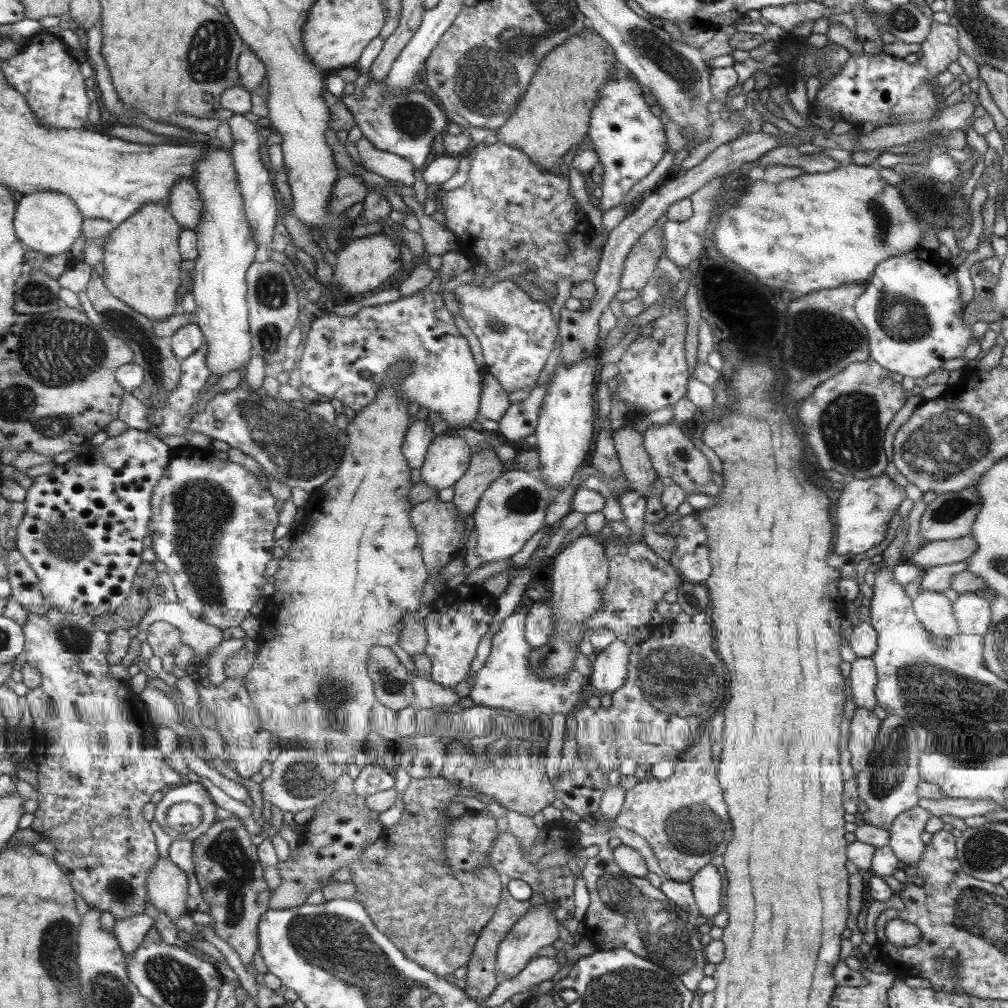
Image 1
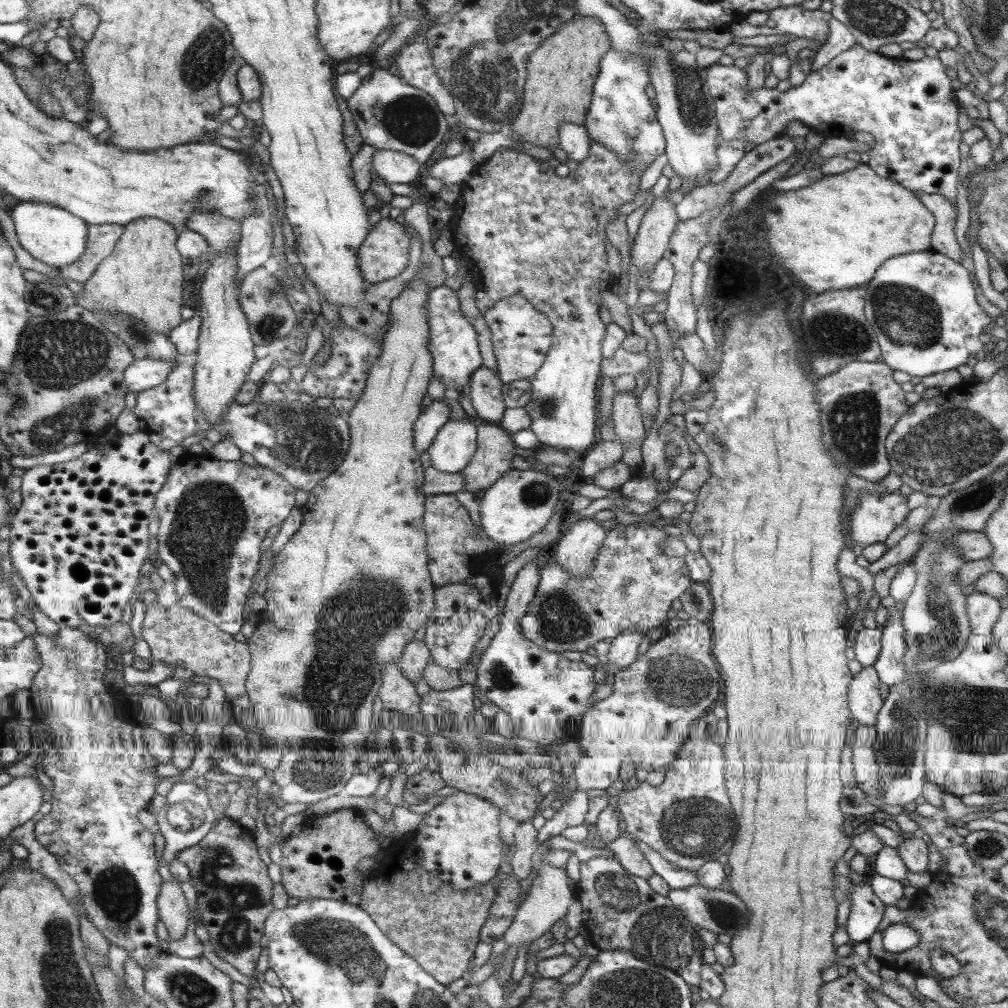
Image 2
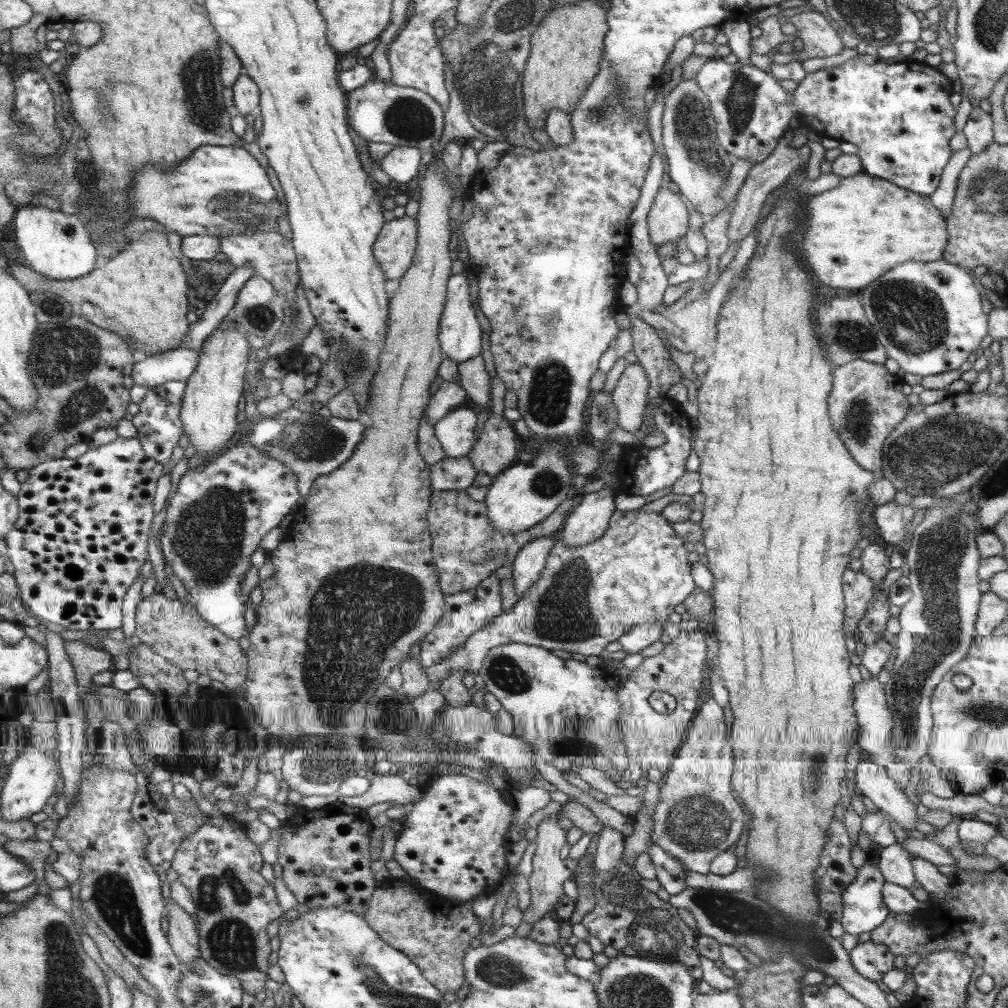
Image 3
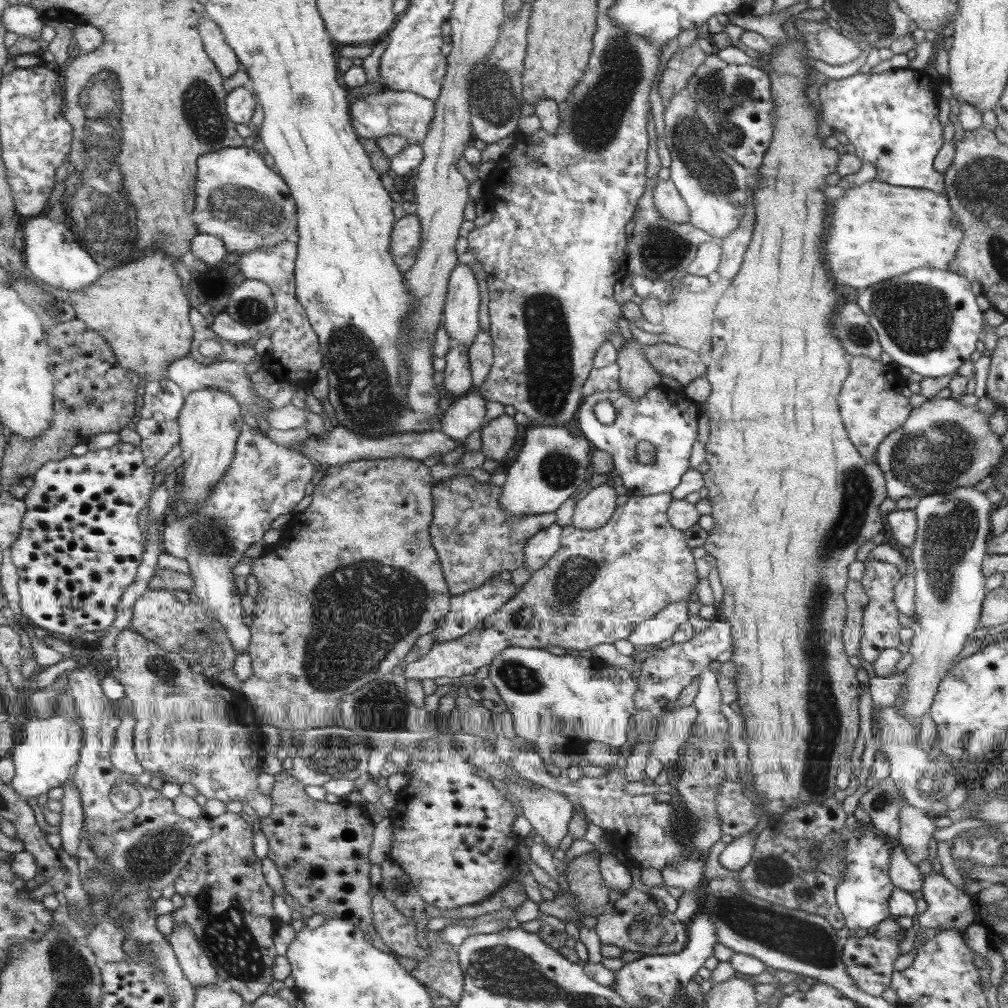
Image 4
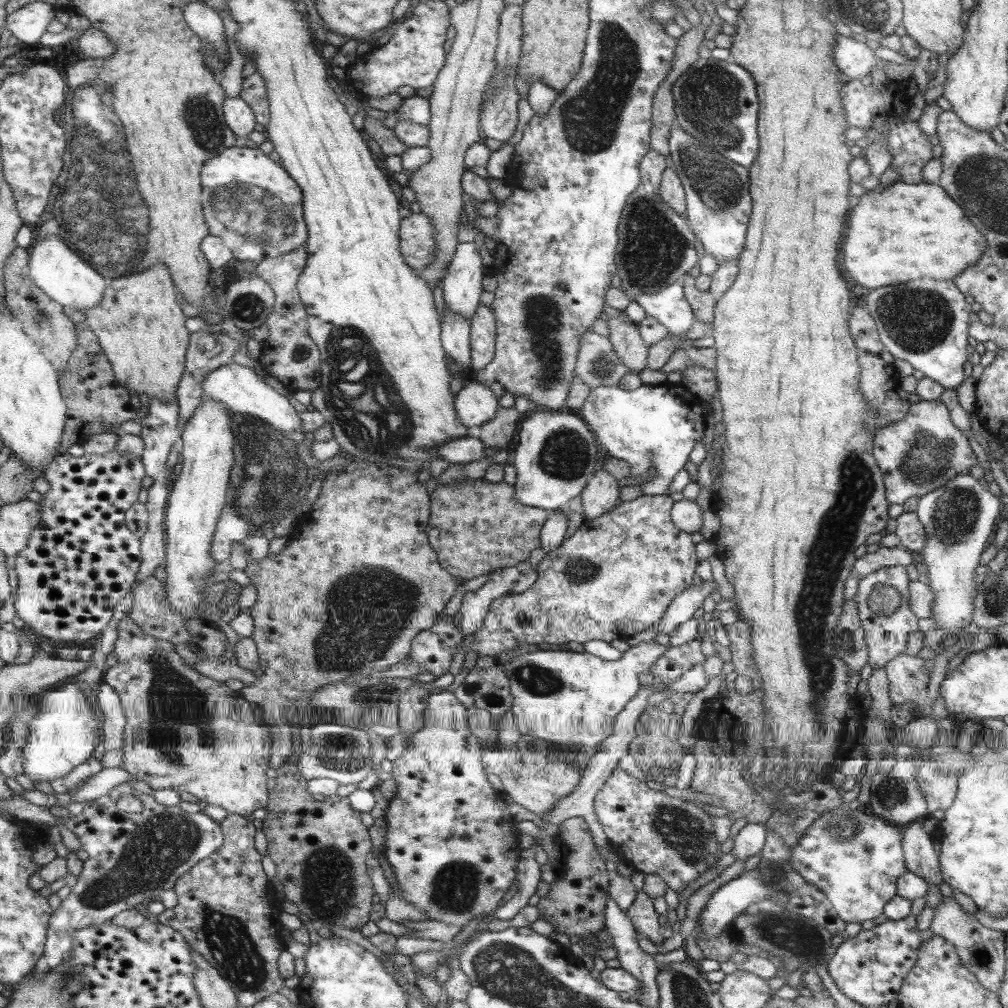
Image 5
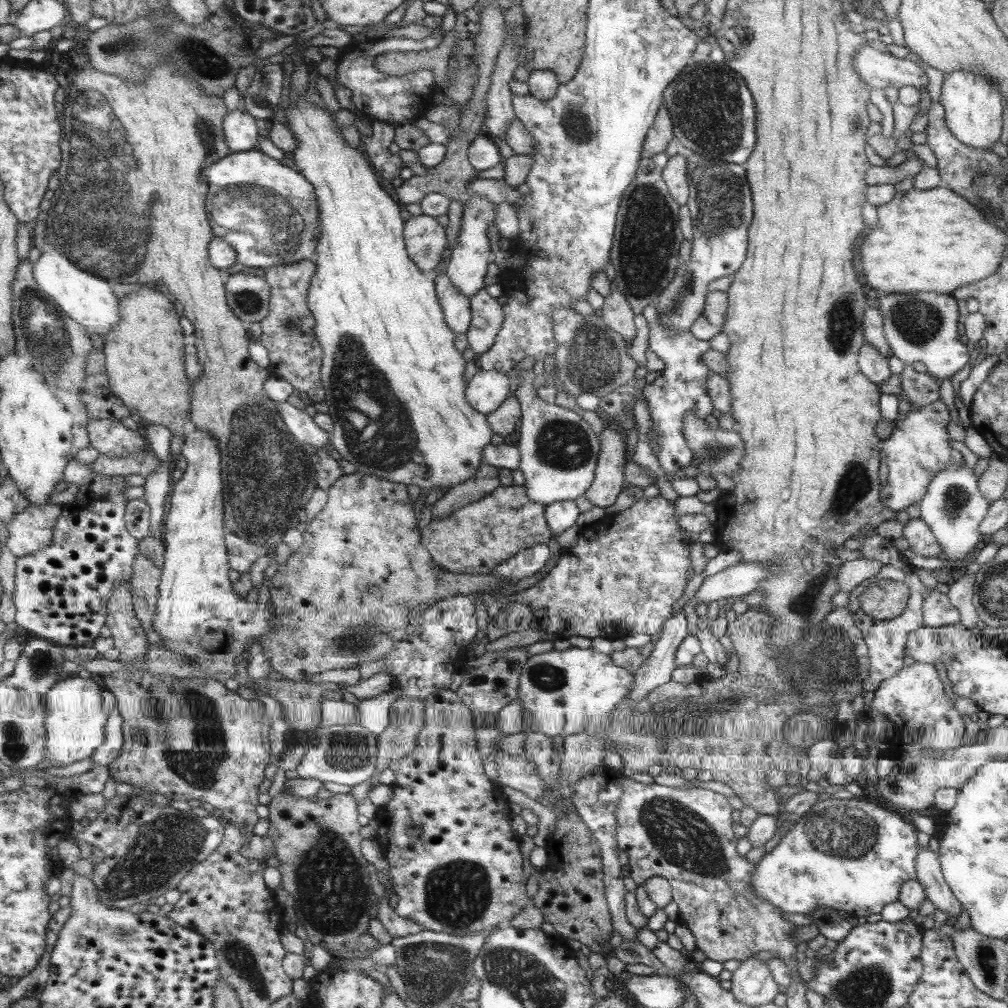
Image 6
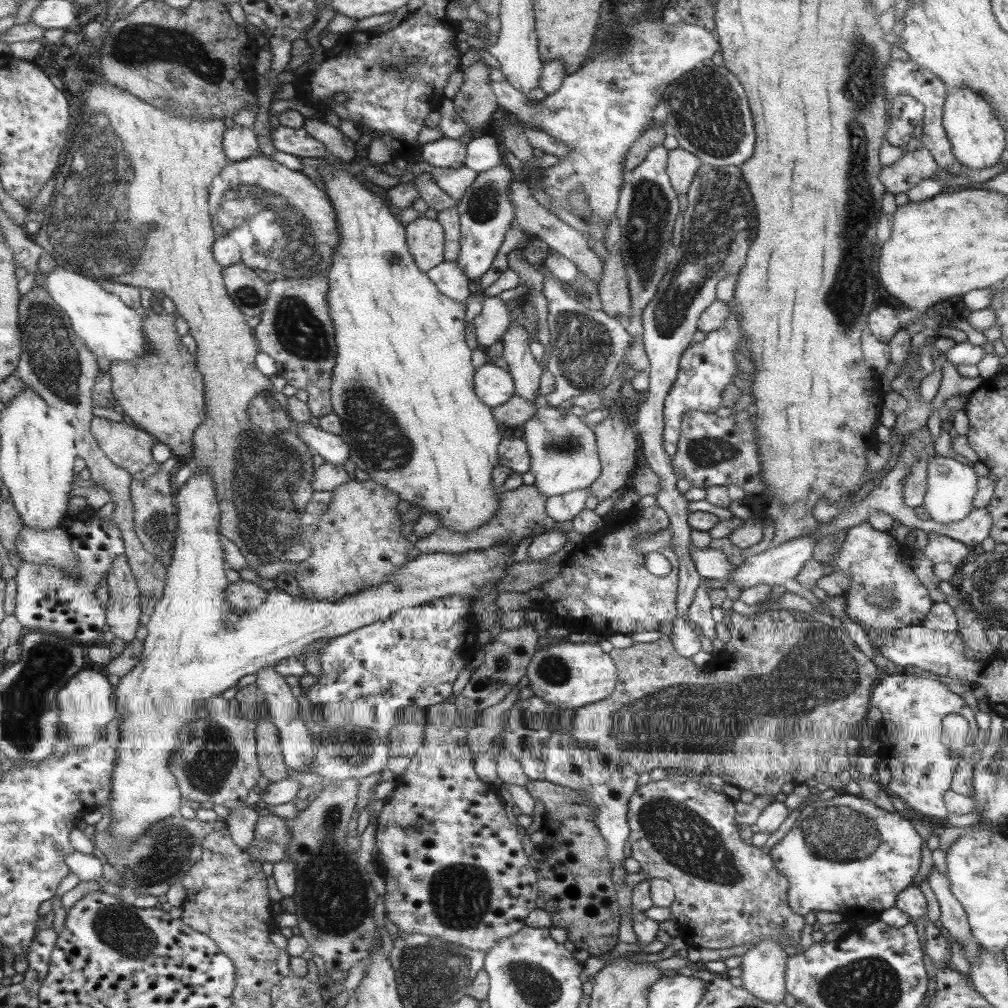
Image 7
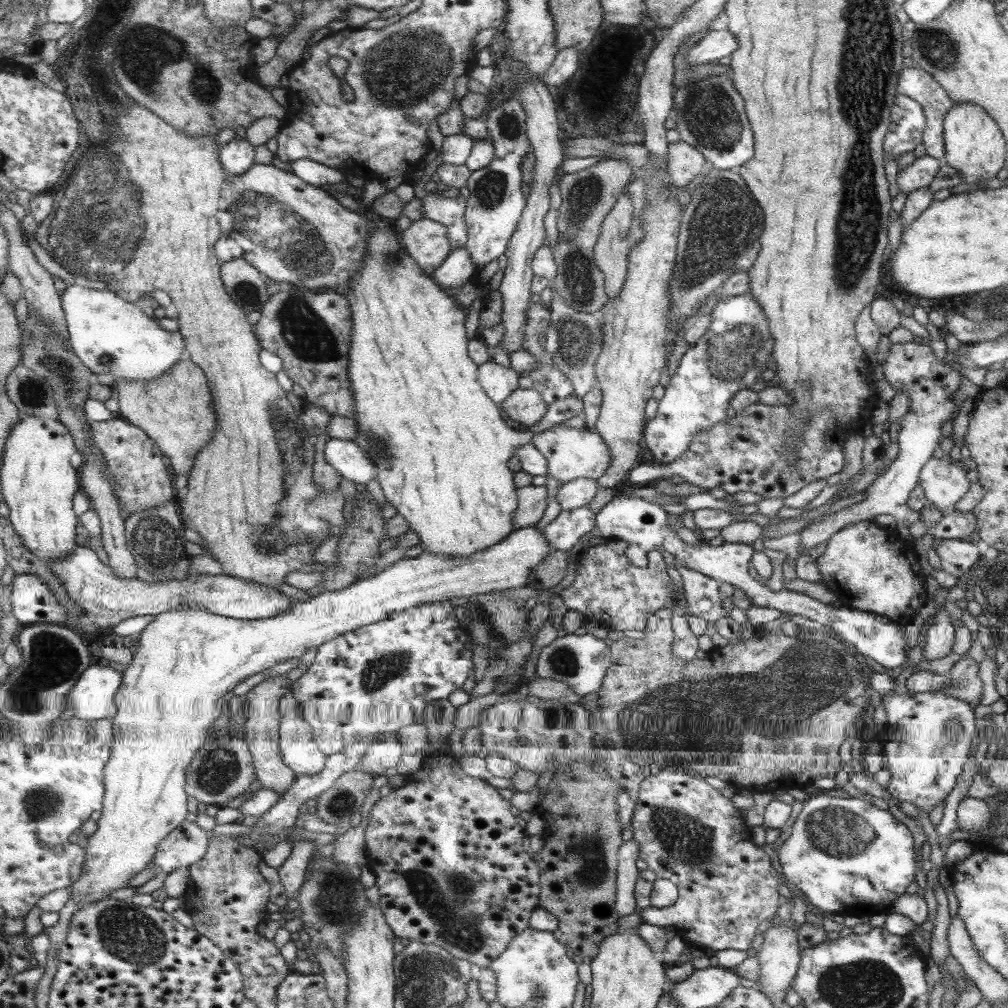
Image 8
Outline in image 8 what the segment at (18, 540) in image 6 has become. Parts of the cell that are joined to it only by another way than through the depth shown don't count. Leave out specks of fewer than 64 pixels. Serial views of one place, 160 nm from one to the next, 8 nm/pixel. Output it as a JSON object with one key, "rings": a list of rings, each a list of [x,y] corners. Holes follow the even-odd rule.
{"rings":[[[78,546],[71,556],[49,562],[51,570],[64,582],[67,592],[86,614],[90,615],[98,628],[111,628],[133,616],[165,614],[179,610],[184,604],[202,606],[211,614],[225,618],[256,621],[283,614],[292,604],[291,597],[277,589],[254,582],[245,582],[224,573],[218,575],[189,575],[185,580],[169,578],[167,581],[145,582],[144,580],[124,579],[115,574],[111,565],[103,564],[95,549]]]}

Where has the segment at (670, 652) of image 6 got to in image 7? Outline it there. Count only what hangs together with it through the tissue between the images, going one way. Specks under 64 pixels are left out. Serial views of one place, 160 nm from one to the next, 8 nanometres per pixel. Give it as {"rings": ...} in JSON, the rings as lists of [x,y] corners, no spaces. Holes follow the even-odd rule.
{"rings":[[[702,164],[689,185],[687,210],[682,213],[683,228],[679,248],[668,262],[666,275],[656,287],[653,298],[641,312],[643,326],[642,343],[648,358],[649,387],[643,400],[635,407],[632,425],[642,442],[642,452],[648,467],[660,478],[660,491],[655,495],[656,505],[669,516],[671,530],[670,548],[678,555],[677,617],[686,614],[695,587],[702,580],[690,559],[688,546],[690,530],[687,524],[687,504],[682,494],[675,489],[678,479],[671,466],[671,456],[662,447],[664,422],[662,410],[671,386],[677,380],[678,362],[688,346],[691,336],[698,330],[698,320],[709,305],[716,300],[719,281],[731,274],[737,275],[746,265],[746,255],[757,236],[755,206],[747,184],[743,182],[739,167],[710,167]],[[717,170],[717,172],[715,172]],[[717,174],[717,178],[715,178]],[[717,184],[717,188],[713,188]]]}

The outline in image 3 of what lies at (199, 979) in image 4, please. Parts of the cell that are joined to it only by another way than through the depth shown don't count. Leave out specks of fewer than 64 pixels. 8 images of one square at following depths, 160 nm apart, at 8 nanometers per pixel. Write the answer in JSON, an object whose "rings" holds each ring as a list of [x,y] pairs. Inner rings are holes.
{"rings":[[[172,897],[167,899],[166,908],[169,918],[167,933],[171,946],[184,965],[192,964],[201,957],[198,930],[195,929],[193,919]]]}

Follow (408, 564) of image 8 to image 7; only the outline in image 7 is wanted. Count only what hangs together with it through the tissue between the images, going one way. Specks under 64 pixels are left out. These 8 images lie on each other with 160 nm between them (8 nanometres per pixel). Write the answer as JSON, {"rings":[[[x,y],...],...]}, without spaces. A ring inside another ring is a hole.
{"rings":[[[192,473],[188,481],[176,488],[179,528],[177,528],[174,554],[167,563],[168,583],[163,598],[157,603],[154,613],[146,621],[147,636],[141,662],[129,674],[120,679],[115,690],[116,709],[122,715],[119,756],[112,776],[111,821],[108,830],[114,838],[114,846],[130,850],[154,824],[179,815],[183,800],[181,787],[171,772],[171,759],[179,749],[191,741],[191,723],[203,718],[202,702],[220,695],[227,688],[237,684],[239,678],[256,674],[268,666],[275,666],[280,660],[298,657],[307,646],[322,638],[335,638],[361,629],[363,626],[381,622],[392,617],[402,608],[419,606],[435,598],[458,594],[472,599],[485,584],[496,584],[508,569],[508,558],[514,549],[495,547],[477,549],[461,554],[423,553],[395,569],[381,585],[358,590],[357,593],[341,597],[338,601],[309,600],[290,596],[277,589],[266,593],[266,599],[243,614],[235,614],[226,601],[225,566],[219,540],[218,522],[220,510],[210,474]]]}

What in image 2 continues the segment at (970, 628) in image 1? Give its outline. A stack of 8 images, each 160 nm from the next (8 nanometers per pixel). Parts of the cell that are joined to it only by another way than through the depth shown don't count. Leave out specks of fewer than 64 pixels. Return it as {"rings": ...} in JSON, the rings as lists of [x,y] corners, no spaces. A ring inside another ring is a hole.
{"rings":[[[973,591],[966,596],[966,609],[970,619],[970,632],[989,635],[1002,608],[998,599]]]}

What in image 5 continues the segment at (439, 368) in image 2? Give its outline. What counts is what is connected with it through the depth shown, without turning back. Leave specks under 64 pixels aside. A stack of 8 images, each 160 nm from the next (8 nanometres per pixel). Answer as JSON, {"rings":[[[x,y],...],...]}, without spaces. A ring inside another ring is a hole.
{"rings":[[[473,241],[459,243],[441,280],[441,290],[445,308],[463,320],[469,320],[477,310],[483,280],[481,270],[481,258]]]}

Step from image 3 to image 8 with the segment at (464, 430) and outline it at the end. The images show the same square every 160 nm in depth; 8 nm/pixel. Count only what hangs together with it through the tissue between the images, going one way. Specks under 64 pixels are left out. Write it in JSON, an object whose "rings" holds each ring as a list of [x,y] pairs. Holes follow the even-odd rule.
{"rings":[[[487,361],[478,365],[477,369],[478,383],[486,396],[494,402],[503,403],[518,389],[518,373],[511,370],[511,367]]]}

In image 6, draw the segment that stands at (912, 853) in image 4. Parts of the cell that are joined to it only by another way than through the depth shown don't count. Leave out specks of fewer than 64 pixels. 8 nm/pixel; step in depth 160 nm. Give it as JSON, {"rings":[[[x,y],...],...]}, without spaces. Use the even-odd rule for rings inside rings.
{"rings":[[[919,847],[915,880],[923,887],[927,900],[932,902],[934,908],[945,912],[949,922],[961,914],[962,905],[943,879],[937,855],[928,848]]]}

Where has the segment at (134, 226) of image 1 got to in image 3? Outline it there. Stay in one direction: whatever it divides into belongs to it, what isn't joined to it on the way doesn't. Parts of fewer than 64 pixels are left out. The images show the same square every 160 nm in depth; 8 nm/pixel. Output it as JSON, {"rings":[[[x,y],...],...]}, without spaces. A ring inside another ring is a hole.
{"rings":[[[148,230],[145,234],[134,237],[119,255],[91,274],[73,281],[57,281],[19,263],[11,266],[10,270],[11,275],[30,293],[44,291],[59,295],[71,304],[74,315],[84,317],[91,323],[98,323],[99,327],[122,336],[130,343],[136,359],[175,350],[182,346],[189,335],[191,322],[187,320],[187,314],[190,312],[190,284],[181,260],[171,250],[170,239],[162,230]]]}

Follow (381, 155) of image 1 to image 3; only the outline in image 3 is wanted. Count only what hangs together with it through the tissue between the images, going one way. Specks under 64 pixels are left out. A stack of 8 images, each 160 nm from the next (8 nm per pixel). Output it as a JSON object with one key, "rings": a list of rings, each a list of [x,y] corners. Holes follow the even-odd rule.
{"rings":[[[394,146],[379,162],[390,180],[404,184],[417,174],[421,150],[414,146]]]}

